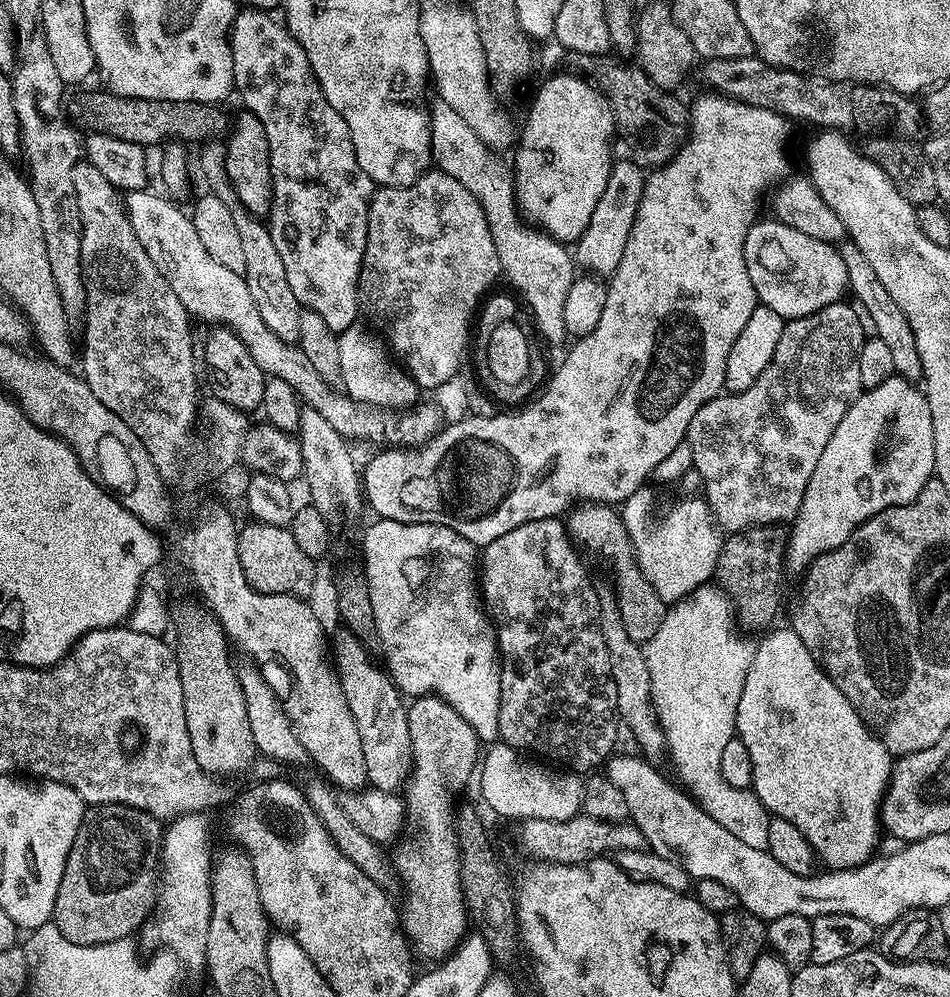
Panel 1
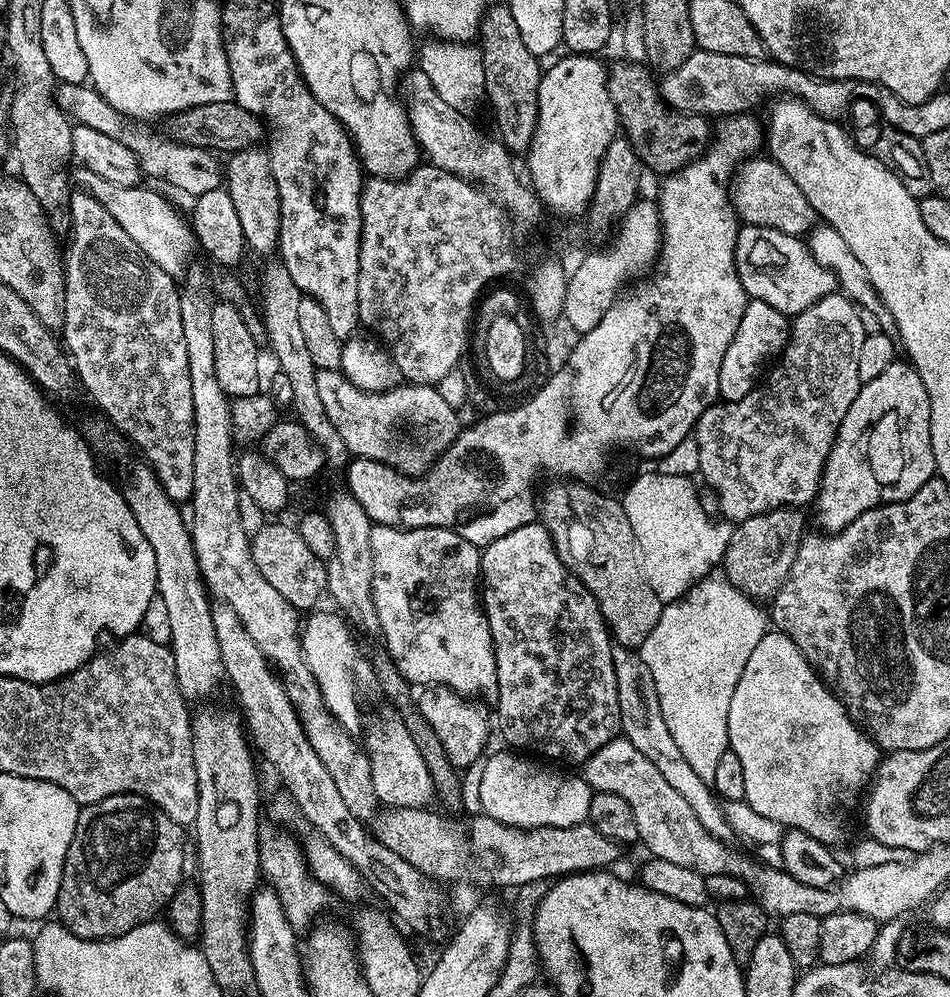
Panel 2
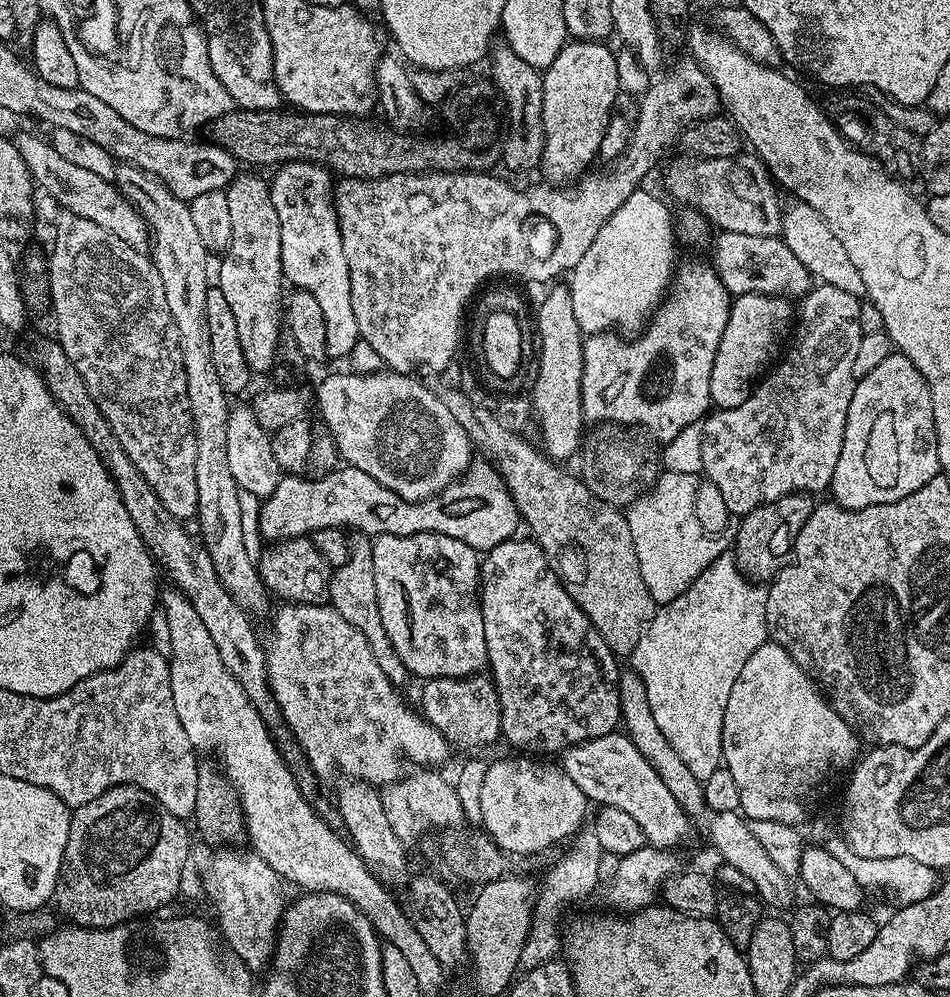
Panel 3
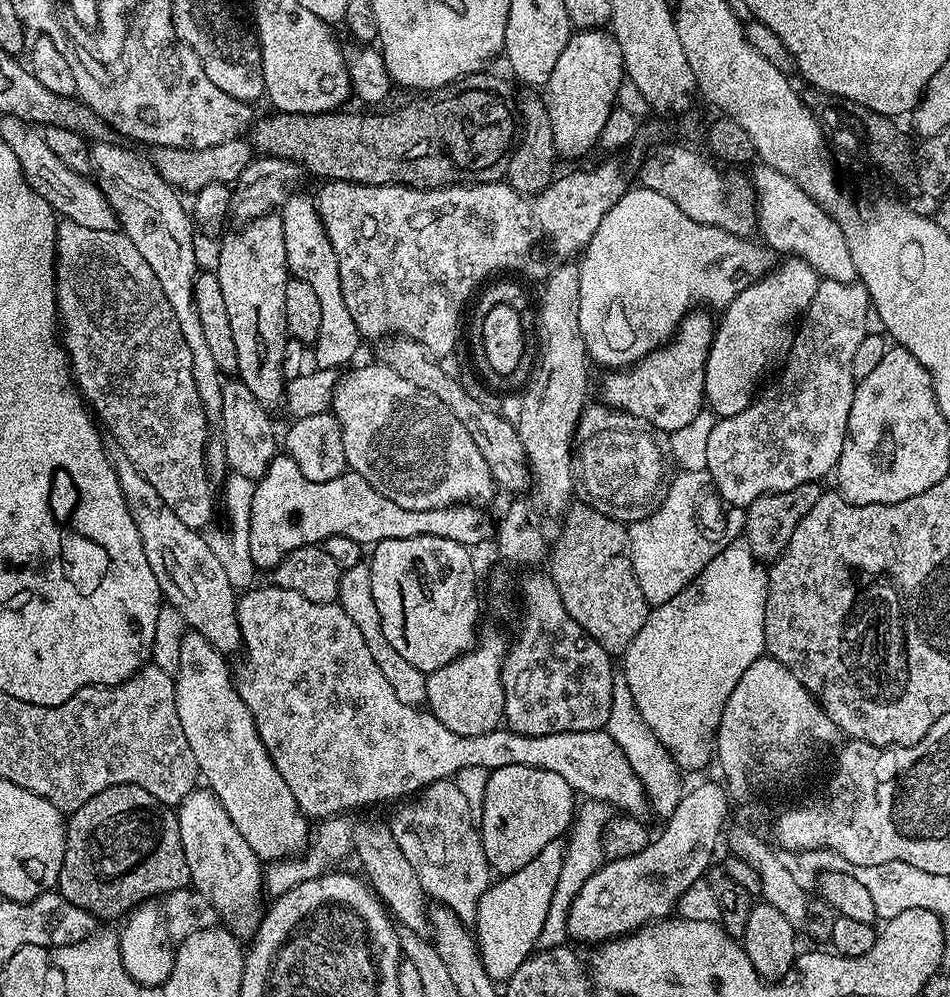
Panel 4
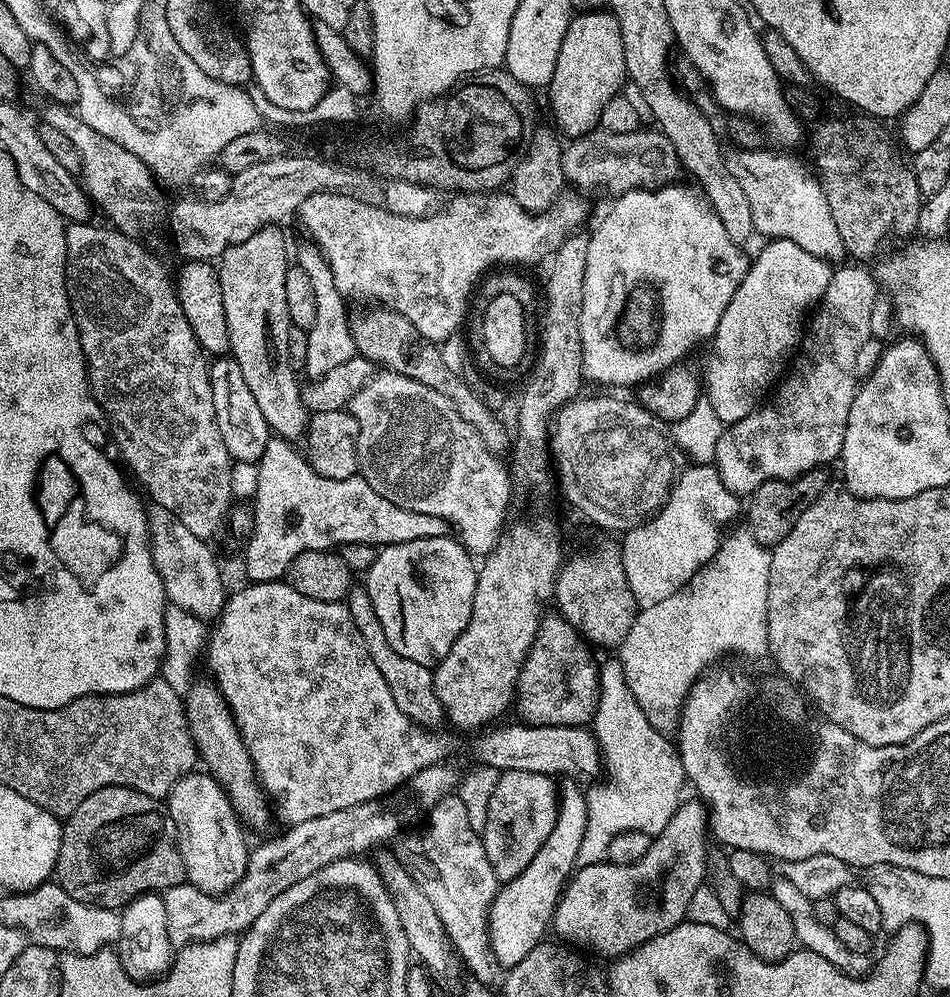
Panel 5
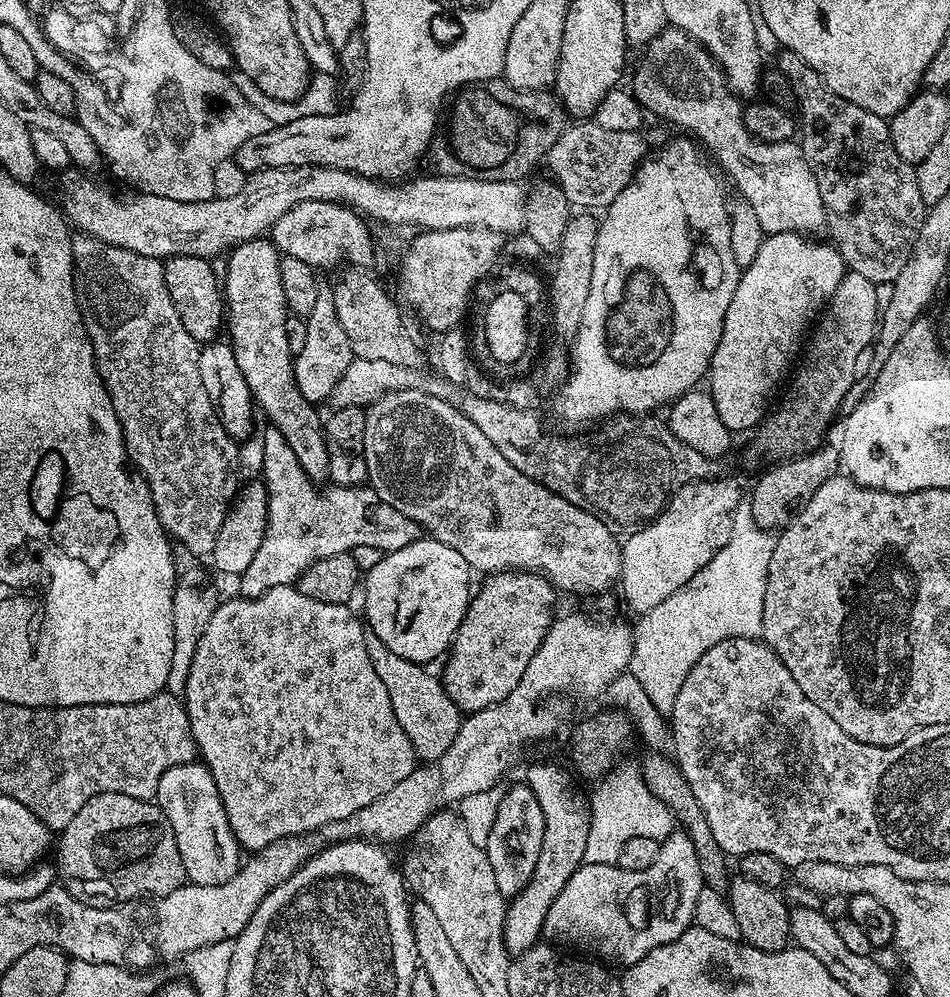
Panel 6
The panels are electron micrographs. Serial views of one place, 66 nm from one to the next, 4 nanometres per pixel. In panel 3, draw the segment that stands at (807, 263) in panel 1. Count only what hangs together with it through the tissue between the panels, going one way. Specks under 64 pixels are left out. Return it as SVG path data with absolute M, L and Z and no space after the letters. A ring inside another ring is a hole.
M720 232L716 240L716 260L714 267L720 281L733 297L746 294L766 294L767 296L803 297L813 287L814 277L798 258L786 250L780 252L760 252L761 237L734 236L731 232Z

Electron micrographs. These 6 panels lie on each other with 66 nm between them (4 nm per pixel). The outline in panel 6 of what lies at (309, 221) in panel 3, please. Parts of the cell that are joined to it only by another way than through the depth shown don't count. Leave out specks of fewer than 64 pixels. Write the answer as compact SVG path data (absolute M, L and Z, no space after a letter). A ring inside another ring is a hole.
M322 286L318 290L318 298L314 301L314 310L304 320L306 326L306 346L302 352L294 356L294 378L296 388L302 390L302 398L312 404L319 405L327 401L328 396L338 386L338 378L346 374L346 366L354 359L350 350L350 341L342 331L342 322L338 322L338 314L334 310L334 298L331 287Z

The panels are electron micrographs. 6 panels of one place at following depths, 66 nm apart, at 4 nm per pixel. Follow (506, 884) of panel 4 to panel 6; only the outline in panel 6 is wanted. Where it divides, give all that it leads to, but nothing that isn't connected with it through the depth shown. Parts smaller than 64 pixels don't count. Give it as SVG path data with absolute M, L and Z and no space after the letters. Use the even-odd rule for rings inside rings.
M532 764L528 768L526 783L530 790L534 790L538 806L542 806L544 833L542 850L538 850L538 866L534 866L530 882L526 882L518 895L507 901L504 910L504 945L512 954L530 950L541 939L546 910L554 906L554 898L562 894L562 886L566 886L570 874L578 871L584 863L591 806L589 797L584 792L580 793L579 786L572 781L573 773L565 768L559 768L556 764Z

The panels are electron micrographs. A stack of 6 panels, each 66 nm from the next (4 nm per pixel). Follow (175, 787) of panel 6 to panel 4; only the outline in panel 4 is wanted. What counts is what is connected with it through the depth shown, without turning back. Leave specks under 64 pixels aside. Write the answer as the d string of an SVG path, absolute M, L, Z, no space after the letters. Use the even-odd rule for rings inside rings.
M207 787L193 790L175 809L175 814L191 887L210 902L217 917L237 940L251 941L262 917L262 861L246 846L246 838L238 834L234 822L230 822L230 814L226 814L222 802Z

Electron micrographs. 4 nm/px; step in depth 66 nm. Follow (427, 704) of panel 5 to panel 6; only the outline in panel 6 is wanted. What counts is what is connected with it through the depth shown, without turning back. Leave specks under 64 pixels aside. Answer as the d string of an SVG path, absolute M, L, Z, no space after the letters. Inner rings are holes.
M371 634L366 635L366 654L370 654L370 663L378 678L382 678L386 694L390 694L394 718L398 718L398 726L406 730L406 738L410 738L410 746L414 746L417 757L424 762L442 758L446 750L450 750L450 742L454 742L458 734L462 713L460 708L454 706L454 702L450 702L441 677L431 676L425 665L398 658L398 654L394 654L394 650L386 646L386 642Z

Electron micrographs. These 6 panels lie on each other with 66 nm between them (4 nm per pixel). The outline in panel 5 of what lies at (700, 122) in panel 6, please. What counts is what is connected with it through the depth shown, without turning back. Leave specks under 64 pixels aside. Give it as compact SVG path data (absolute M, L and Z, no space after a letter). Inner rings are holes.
M736 148L724 157L730 174L738 178L750 202L753 229L768 240L794 242L794 246L802 246L802 250L806 250L806 254L814 254L814 258L829 262L845 259L844 243L838 235L834 214L830 214L830 202L826 202L819 179L811 171L808 173L803 162L795 160L787 151L768 151Z

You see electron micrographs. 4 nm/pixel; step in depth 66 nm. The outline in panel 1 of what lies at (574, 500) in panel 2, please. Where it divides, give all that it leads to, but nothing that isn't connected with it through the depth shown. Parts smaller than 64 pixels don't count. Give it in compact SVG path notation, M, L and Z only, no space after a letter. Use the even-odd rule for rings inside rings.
M581 502L567 513L566 527L577 545L600 544L601 550L612 556L611 583L614 585L622 626L626 626L626 634L630 634L635 644L647 644L650 638L654 638L654 634L658 634L658 626L662 626L662 618L668 613L669 605L658 598L658 590L654 590L654 586L646 582L642 566L630 547L623 515L611 504Z

